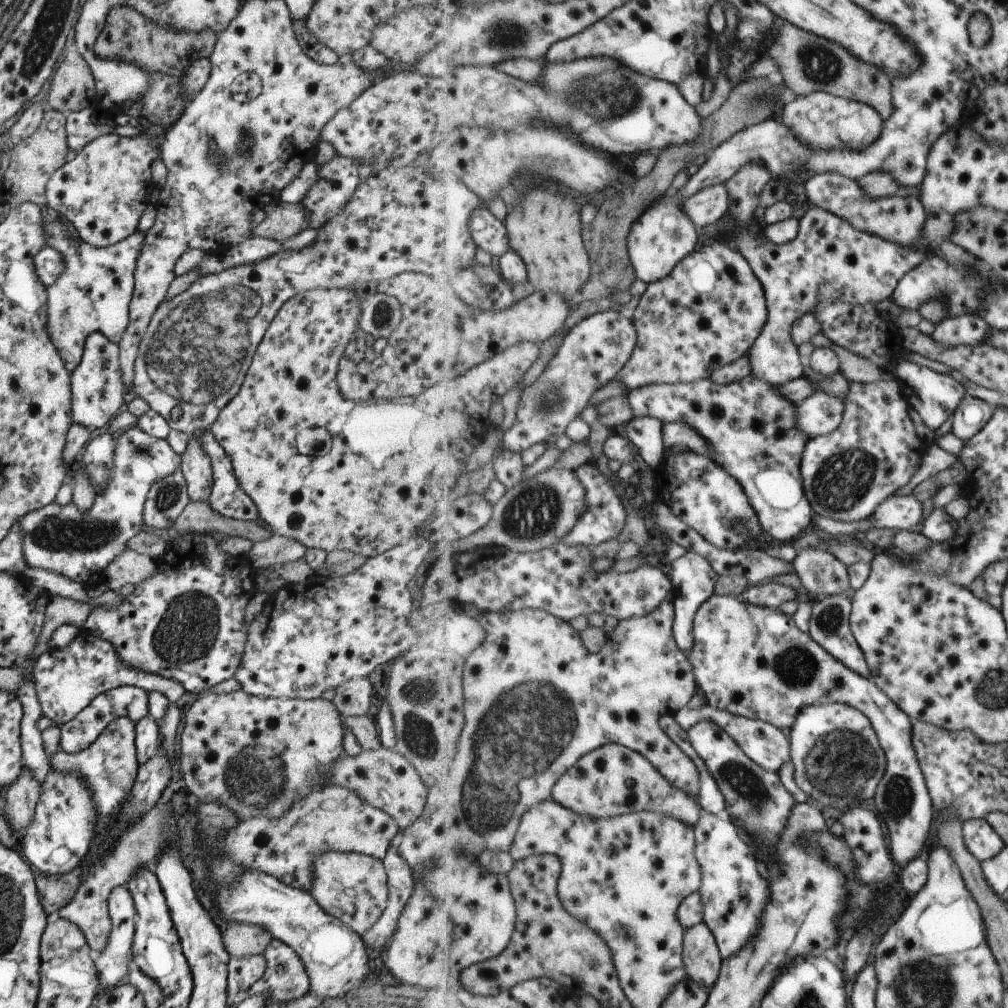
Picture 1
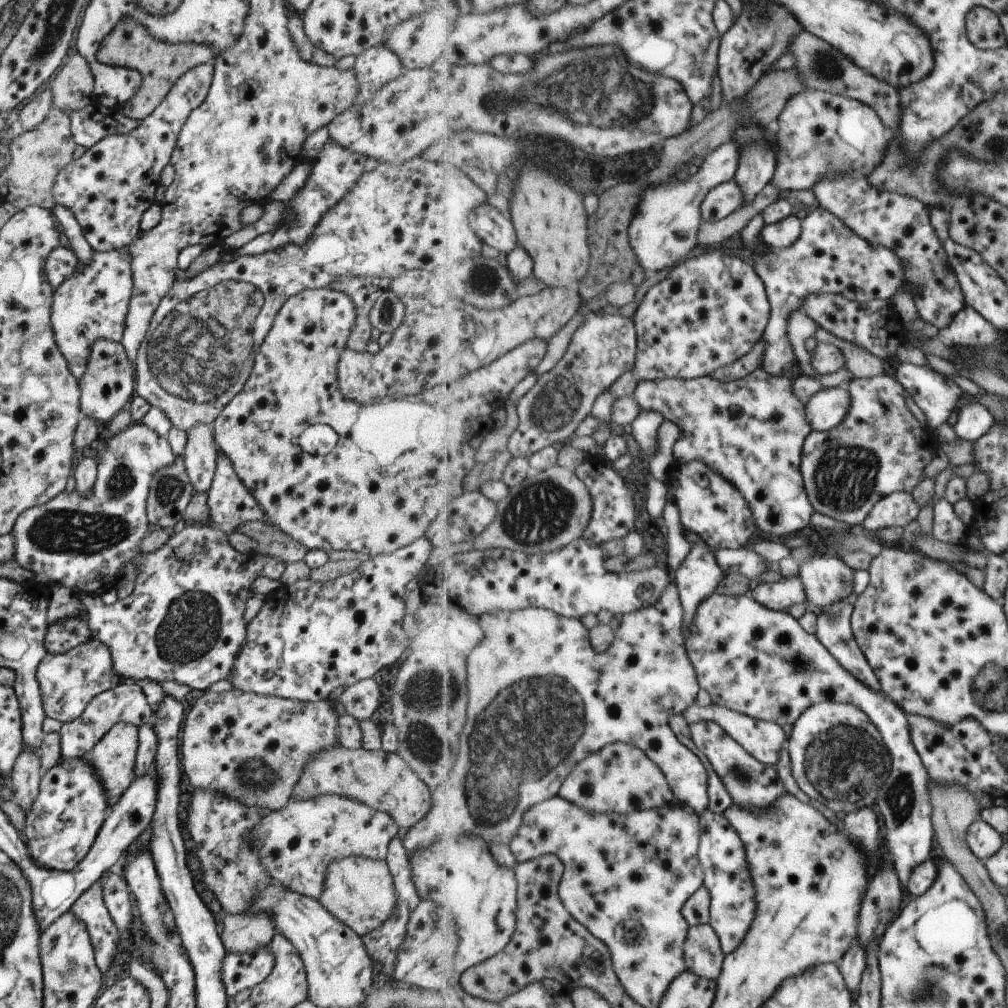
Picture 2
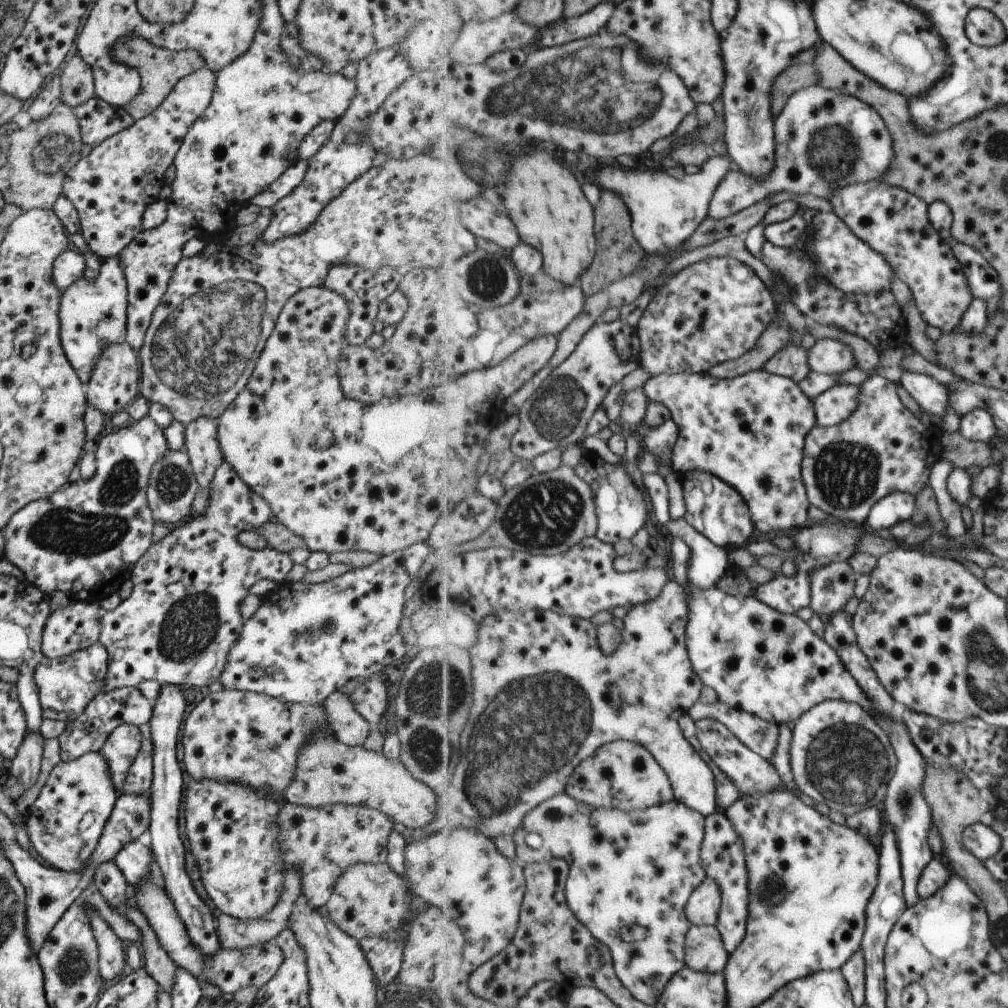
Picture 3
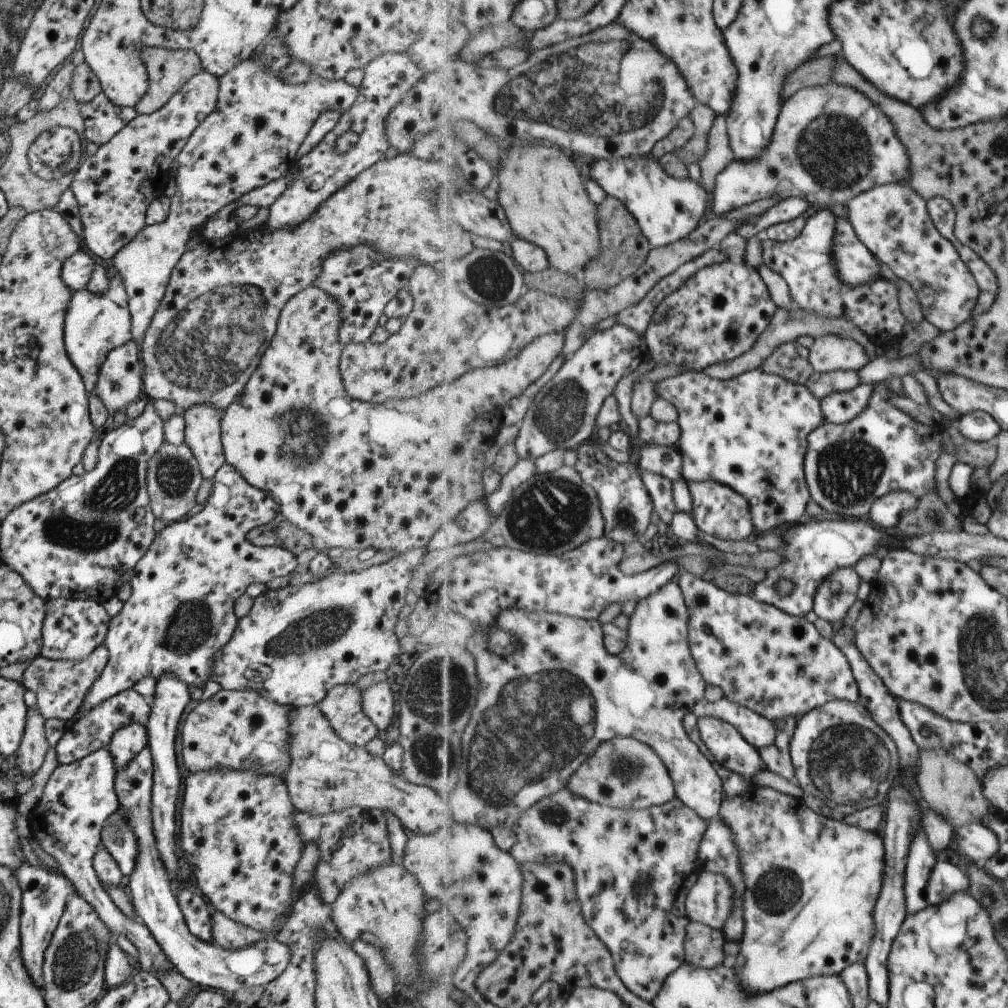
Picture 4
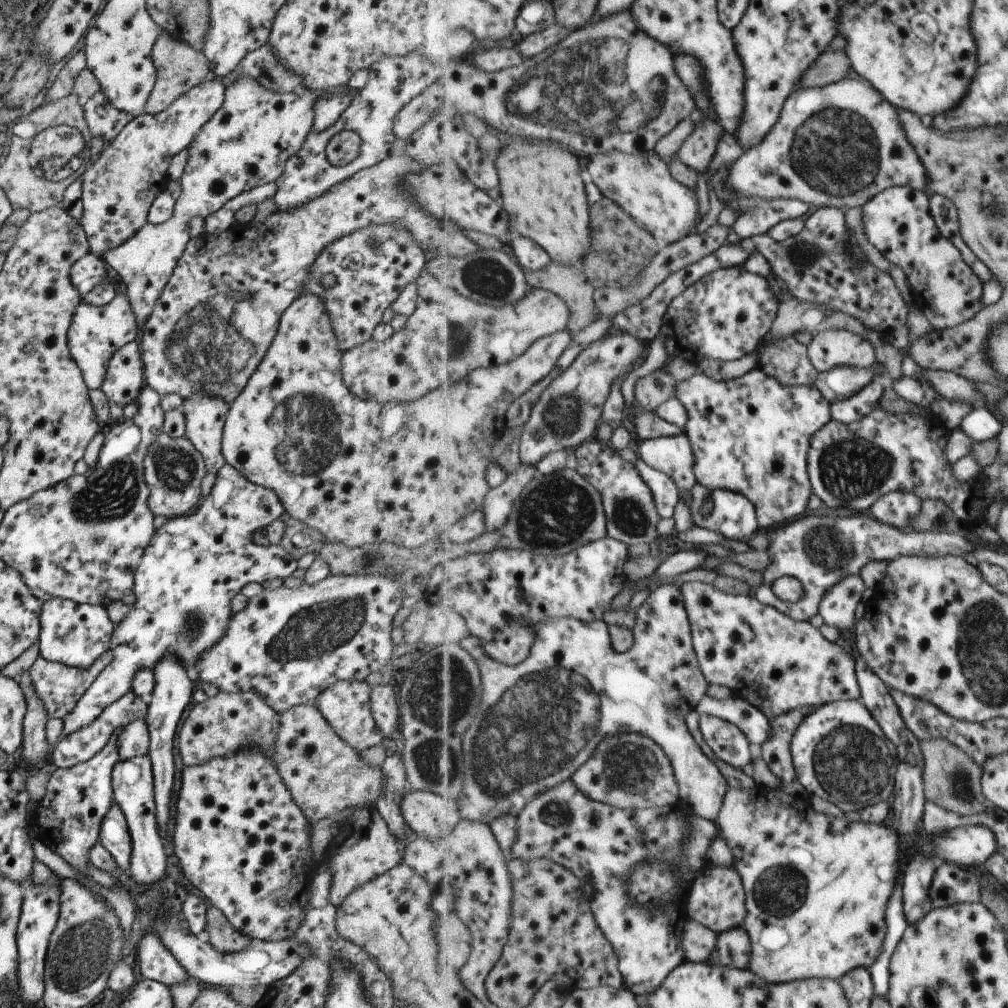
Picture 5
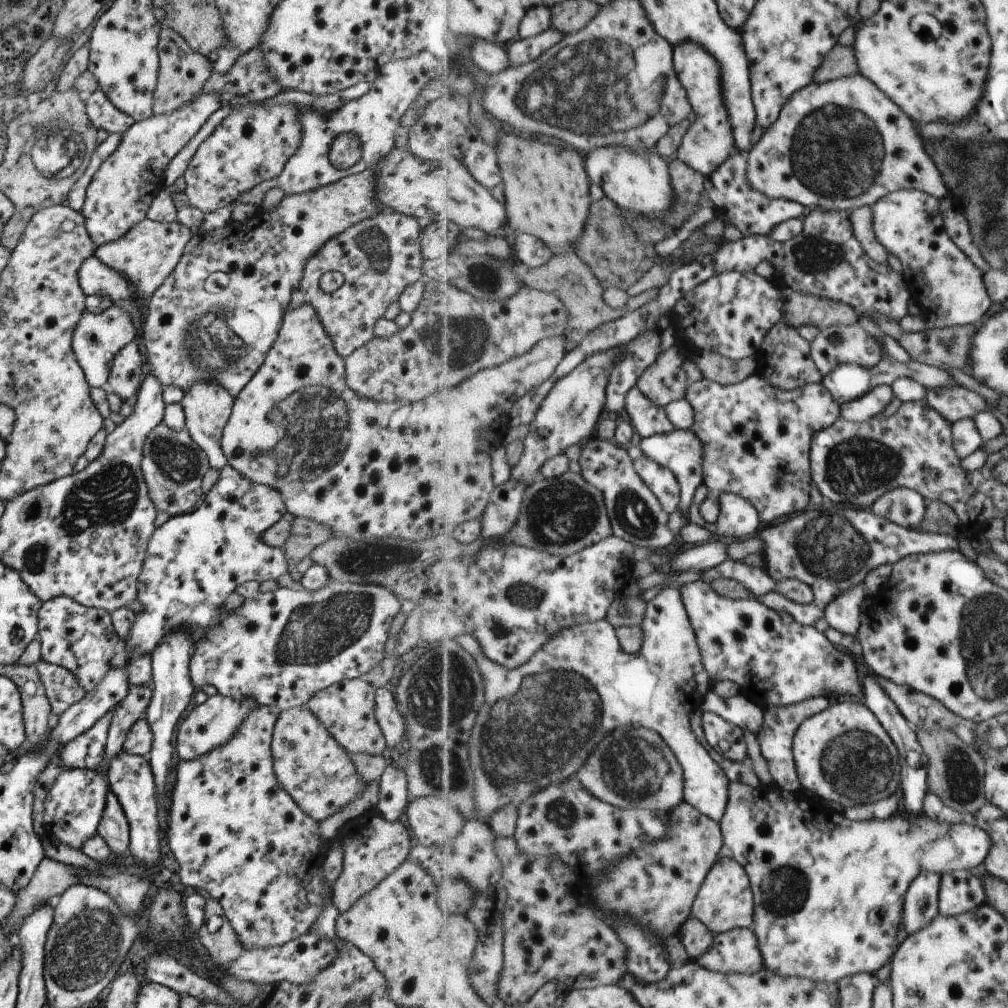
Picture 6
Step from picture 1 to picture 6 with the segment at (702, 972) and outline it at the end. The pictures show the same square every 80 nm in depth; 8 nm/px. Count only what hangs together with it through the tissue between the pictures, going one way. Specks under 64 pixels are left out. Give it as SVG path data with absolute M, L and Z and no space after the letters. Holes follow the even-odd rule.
M693 916L680 928L682 941L688 950L691 960L697 961L712 948L715 934L710 928Z

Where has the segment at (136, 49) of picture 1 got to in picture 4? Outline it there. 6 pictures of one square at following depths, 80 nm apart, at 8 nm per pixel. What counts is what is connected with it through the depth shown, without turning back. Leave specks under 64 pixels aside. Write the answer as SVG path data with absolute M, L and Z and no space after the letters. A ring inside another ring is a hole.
M147 47L140 52L141 60L146 68L148 87L133 109L137 115L151 114L159 110L193 75L203 70L198 54L189 49L166 49L163 47Z

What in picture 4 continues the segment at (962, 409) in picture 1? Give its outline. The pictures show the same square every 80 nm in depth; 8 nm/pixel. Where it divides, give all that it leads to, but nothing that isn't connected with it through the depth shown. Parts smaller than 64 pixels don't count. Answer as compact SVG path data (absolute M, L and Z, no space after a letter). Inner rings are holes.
M982 410L962 414L956 425L961 434L972 441L996 440L998 434L1002 431L998 420Z

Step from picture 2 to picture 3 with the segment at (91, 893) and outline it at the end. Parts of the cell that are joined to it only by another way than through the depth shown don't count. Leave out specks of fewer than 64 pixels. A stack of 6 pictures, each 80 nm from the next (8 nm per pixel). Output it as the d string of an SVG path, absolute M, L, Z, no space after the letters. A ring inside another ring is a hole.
M85 902L82 905L88 914L97 945L99 976L102 980L114 980L127 963L124 961L121 940L91 907Z

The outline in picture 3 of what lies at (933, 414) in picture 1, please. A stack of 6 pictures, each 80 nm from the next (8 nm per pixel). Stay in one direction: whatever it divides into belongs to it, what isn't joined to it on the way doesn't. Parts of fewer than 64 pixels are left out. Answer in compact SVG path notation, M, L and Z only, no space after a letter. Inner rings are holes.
M905 371L899 381L921 409L942 417L949 407L950 390L932 376Z

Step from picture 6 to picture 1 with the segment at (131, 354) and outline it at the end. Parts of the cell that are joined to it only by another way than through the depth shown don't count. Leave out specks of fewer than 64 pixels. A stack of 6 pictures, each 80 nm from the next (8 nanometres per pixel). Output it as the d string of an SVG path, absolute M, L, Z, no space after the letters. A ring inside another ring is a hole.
M98 332L89 334L84 342L81 360L70 374L70 391L73 423L94 430L110 422L124 408L129 392L118 365L118 343L111 342Z

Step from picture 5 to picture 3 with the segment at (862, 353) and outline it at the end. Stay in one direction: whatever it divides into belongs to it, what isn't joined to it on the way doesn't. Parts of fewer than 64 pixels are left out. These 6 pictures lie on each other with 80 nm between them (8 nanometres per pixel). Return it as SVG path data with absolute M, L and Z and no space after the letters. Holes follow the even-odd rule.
M821 339L809 350L810 366L817 374L834 375L858 366L854 350L837 339Z

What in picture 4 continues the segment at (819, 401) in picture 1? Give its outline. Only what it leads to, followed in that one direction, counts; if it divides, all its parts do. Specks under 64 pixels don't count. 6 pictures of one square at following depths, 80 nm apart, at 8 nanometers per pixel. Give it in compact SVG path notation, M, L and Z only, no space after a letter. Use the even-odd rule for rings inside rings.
M861 383L852 391L831 393L822 400L827 423L847 424L864 413L870 403L876 386Z

